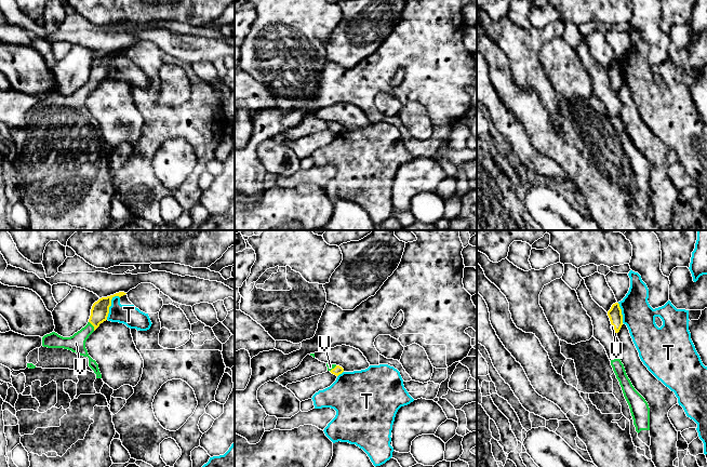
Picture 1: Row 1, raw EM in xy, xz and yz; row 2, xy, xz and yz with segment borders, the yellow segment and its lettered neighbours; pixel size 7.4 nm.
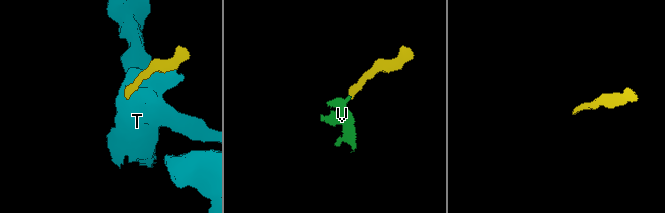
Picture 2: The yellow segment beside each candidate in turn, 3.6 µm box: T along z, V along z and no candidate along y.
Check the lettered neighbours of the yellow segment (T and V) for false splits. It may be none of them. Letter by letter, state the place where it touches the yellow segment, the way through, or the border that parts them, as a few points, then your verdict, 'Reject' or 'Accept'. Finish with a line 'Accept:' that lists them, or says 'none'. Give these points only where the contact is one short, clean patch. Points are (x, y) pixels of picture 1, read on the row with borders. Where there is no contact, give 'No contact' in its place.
T: Touches yellow at xy (110, 305). Boundary: xy (118, 295), (111, 299), (106, 319). Reject
V: Touches yellow at xy (92, 324). Path across: xy (99, 310), (92, 324), (76, 343). Accept
Accept: V

